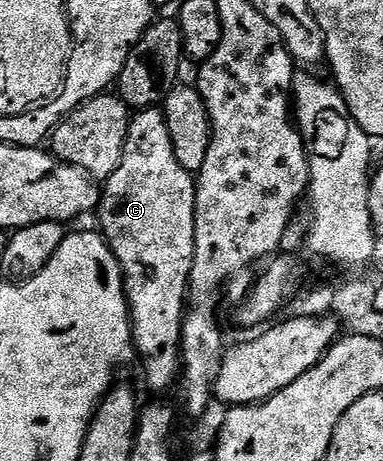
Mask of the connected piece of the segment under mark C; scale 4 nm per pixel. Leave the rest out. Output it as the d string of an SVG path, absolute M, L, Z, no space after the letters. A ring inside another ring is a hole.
M145 107L137 110L128 120L128 132L122 149L122 161L118 161L118 169L110 173L110 177L103 180L100 193L100 206L98 216L100 224L98 230L107 241L108 247L114 253L118 265L124 274L124 292L128 298L128 315L132 319L132 345L135 354L138 356L138 363L144 366L144 379L152 391L168 391L177 386L182 374L182 356L180 354L180 342L182 341L182 329L184 328L184 313L186 300L188 298L188 278L194 265L194 217L196 216L196 175L187 171L178 161L174 141L170 137L170 129L166 125L166 117L160 107Z

